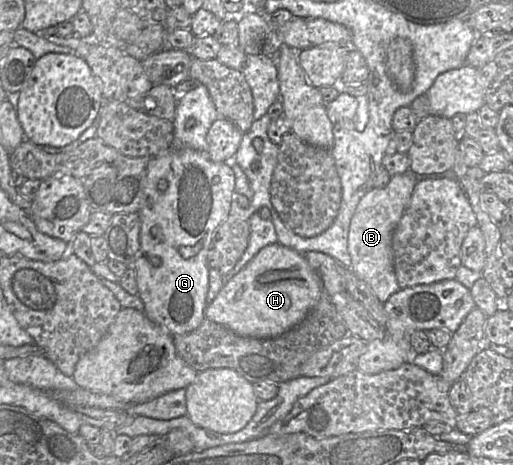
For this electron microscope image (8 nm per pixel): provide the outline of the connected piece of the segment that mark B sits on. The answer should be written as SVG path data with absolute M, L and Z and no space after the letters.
M412 170L392 176L386 187L375 187L360 200L351 219L348 235L351 271L370 286L382 303L400 289L394 268L392 238L418 181L419 177Z

